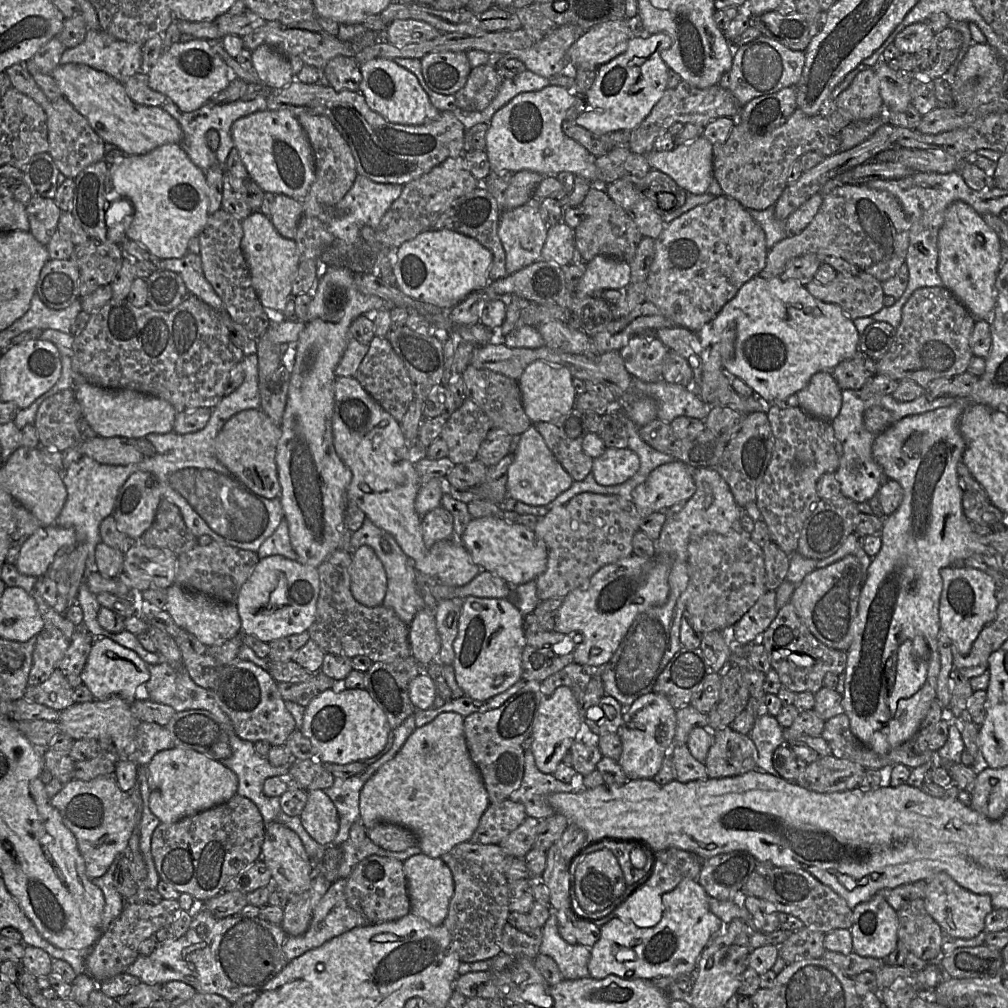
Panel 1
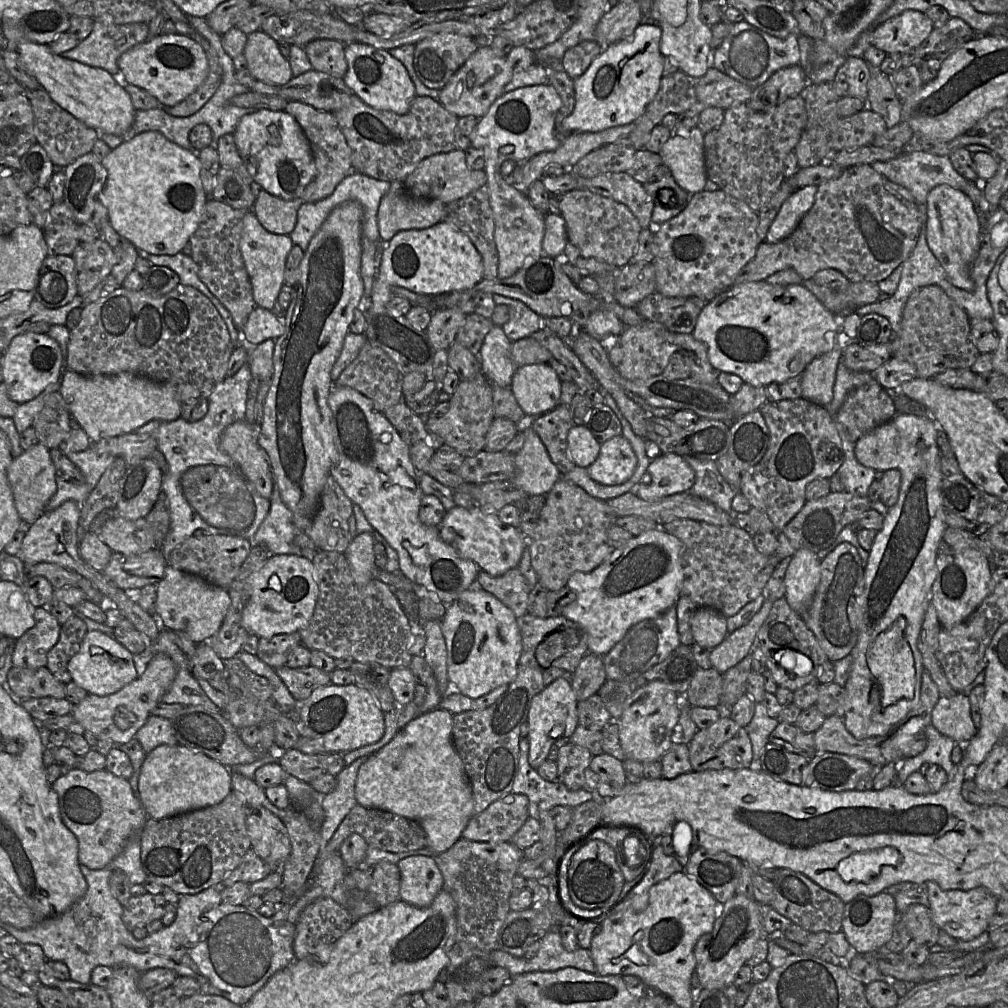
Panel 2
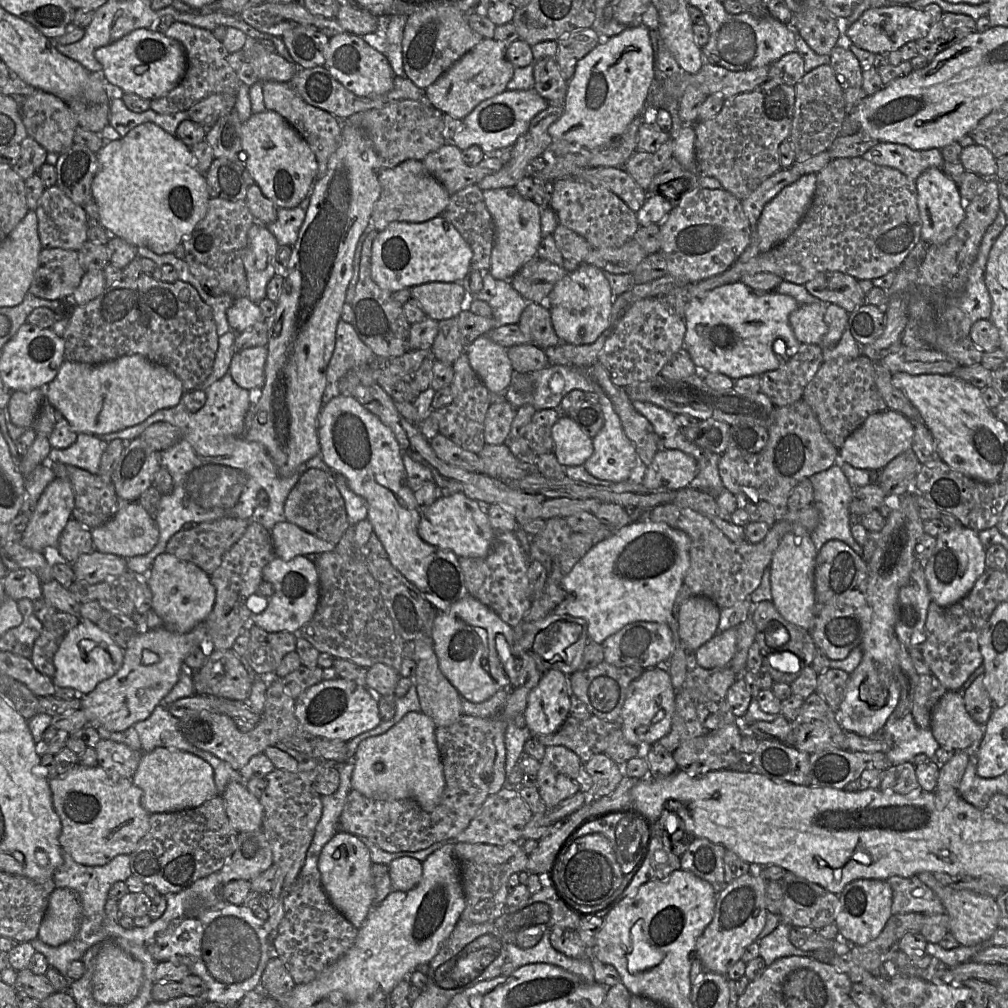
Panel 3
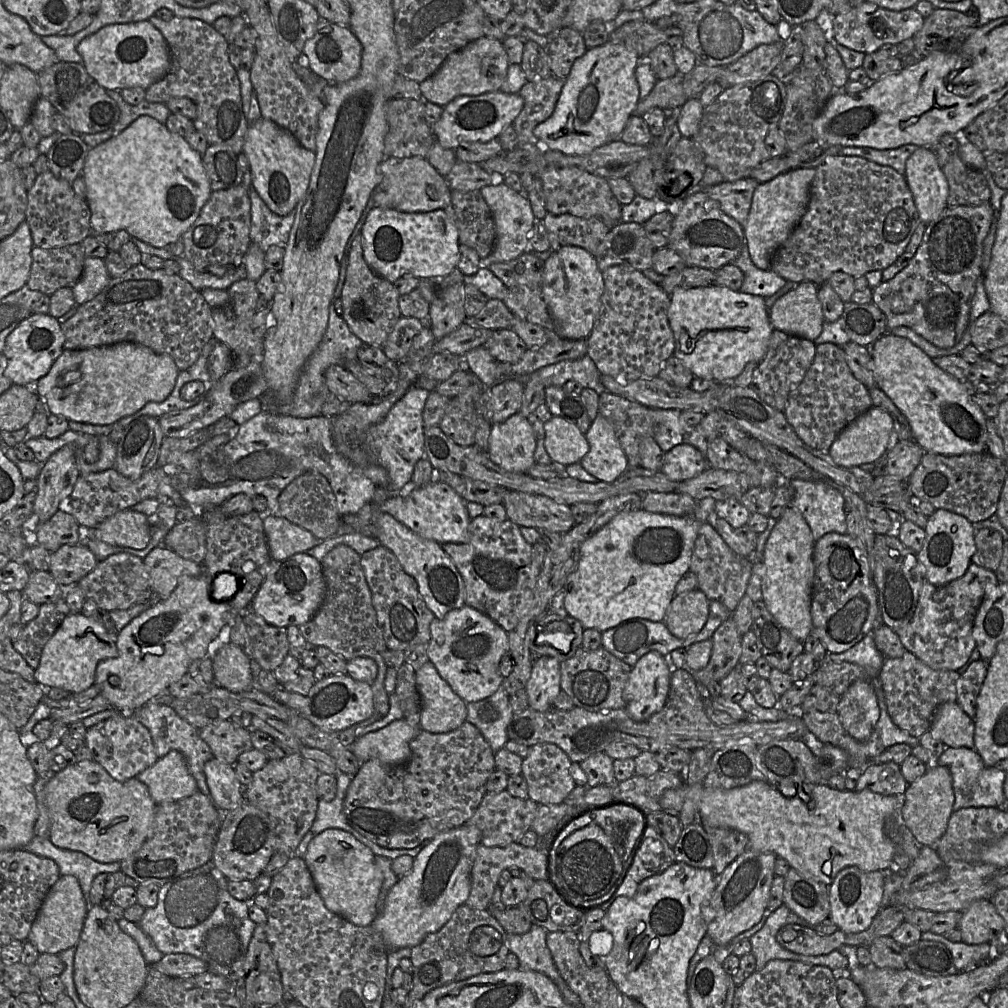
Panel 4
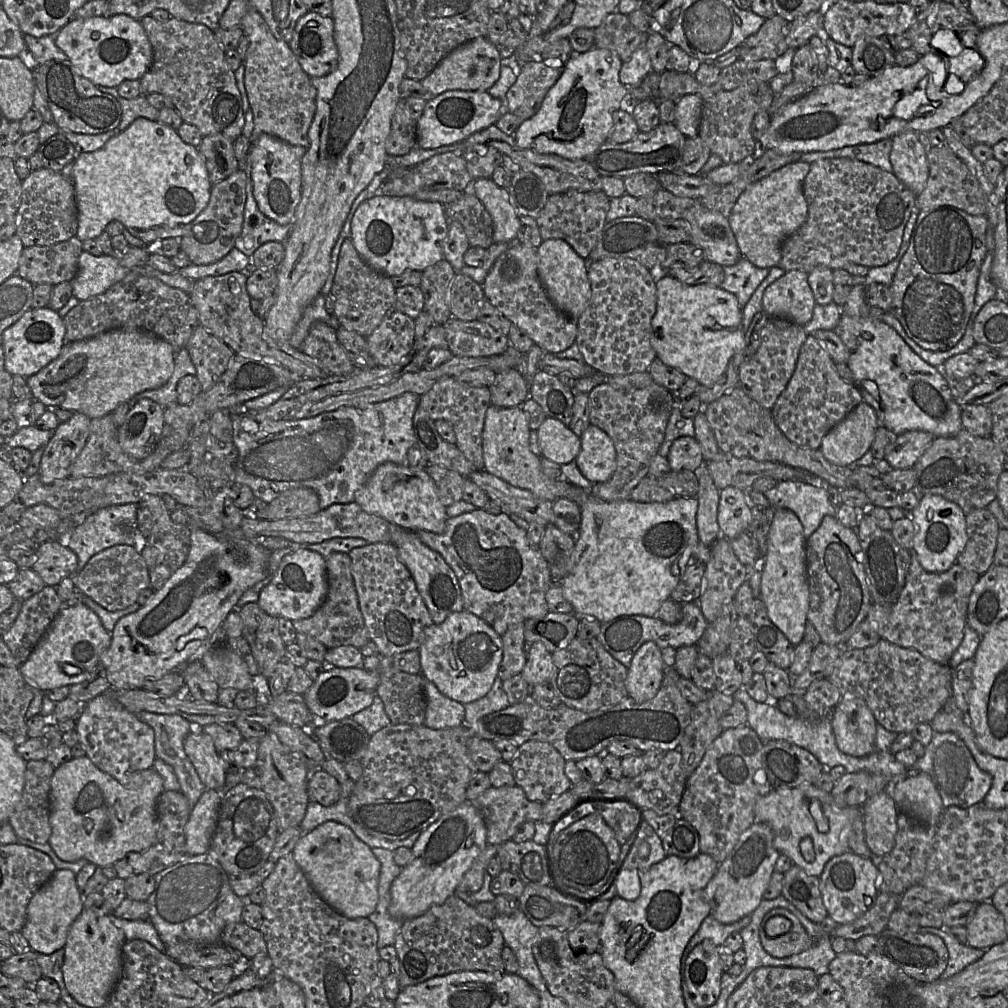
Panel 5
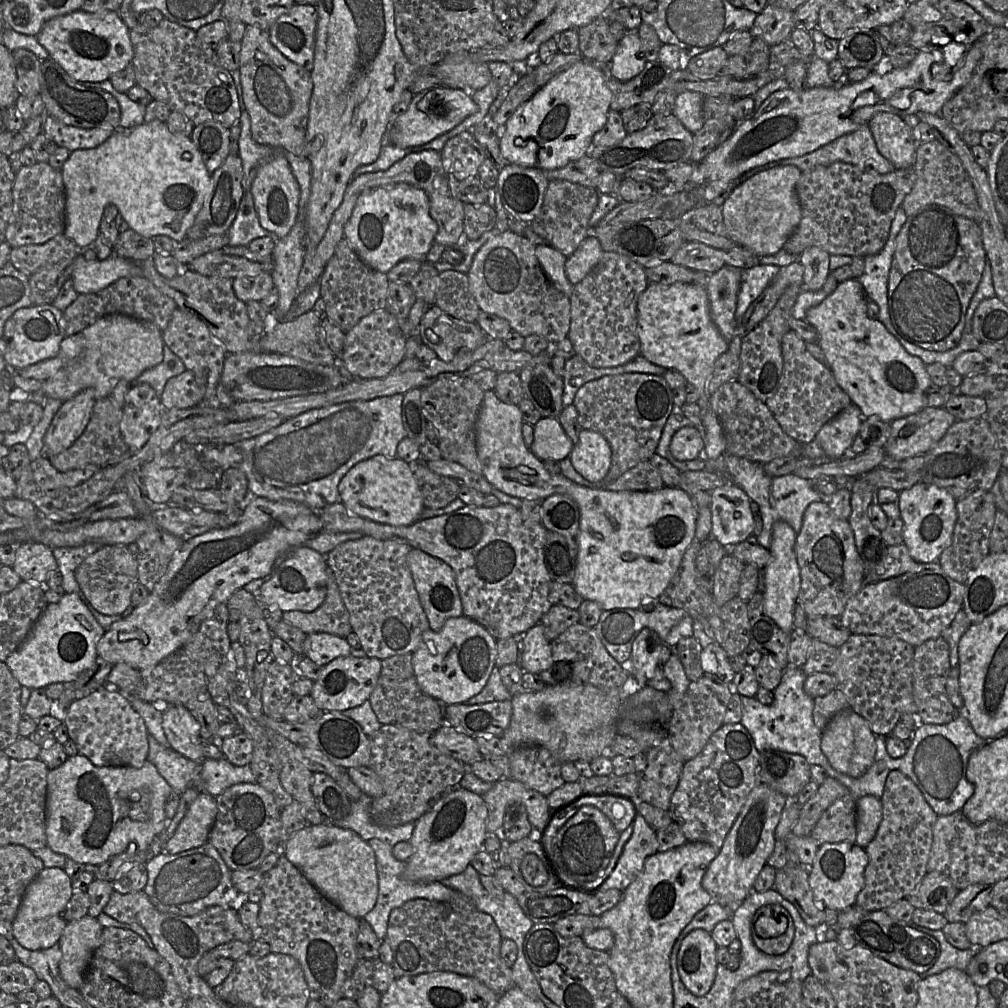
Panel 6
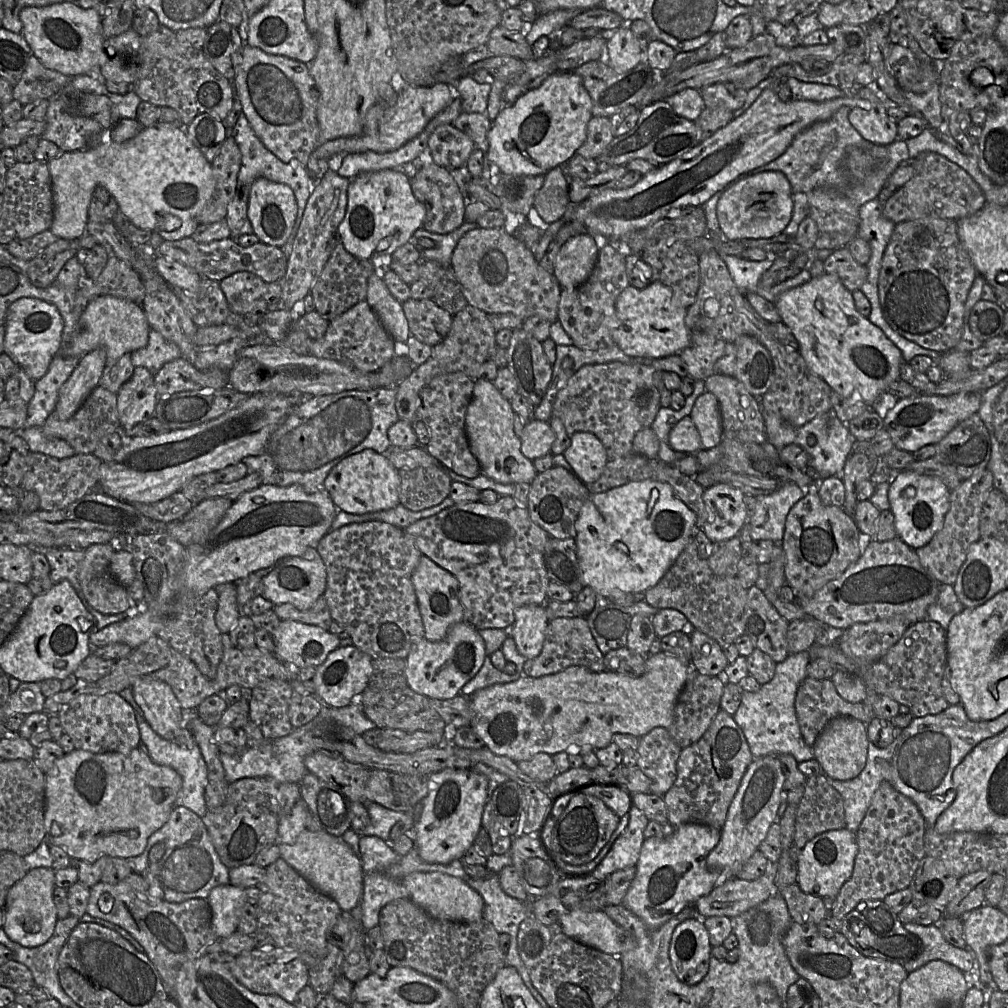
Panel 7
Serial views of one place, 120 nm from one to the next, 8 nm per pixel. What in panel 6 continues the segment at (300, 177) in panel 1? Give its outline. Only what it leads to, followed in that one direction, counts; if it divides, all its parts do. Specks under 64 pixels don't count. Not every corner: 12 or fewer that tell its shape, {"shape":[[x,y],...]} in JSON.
{"shape":[[284,154],[258,168],[252,195],[277,238],[296,222],[300,187]]}

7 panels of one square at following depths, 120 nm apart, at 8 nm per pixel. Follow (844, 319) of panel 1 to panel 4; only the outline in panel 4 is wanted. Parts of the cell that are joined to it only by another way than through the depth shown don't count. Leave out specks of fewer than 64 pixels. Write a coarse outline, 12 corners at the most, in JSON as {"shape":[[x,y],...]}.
{"shape":[[677,288],[674,354],[695,377],[732,381],[774,330],[762,296]]}

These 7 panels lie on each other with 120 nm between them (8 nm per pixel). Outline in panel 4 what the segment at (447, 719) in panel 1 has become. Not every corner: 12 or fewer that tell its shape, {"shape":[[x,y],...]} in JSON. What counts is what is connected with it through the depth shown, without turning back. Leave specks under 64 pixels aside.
{"shape":[[403,718],[357,739],[360,763],[376,758],[390,766],[409,760],[420,730]]}

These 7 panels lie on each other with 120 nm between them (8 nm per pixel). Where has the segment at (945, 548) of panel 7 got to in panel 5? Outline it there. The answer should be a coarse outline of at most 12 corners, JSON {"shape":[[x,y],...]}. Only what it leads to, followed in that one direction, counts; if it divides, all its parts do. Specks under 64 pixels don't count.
{"shape":[[988,508],[965,517],[956,563],[982,575],[994,565],[1000,526]]}

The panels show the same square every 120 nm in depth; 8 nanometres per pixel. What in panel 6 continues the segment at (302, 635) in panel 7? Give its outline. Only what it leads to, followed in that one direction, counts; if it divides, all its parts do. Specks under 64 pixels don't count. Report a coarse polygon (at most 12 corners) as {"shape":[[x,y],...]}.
{"shape":[[307,635],[303,655],[323,667],[351,655],[345,638]]}

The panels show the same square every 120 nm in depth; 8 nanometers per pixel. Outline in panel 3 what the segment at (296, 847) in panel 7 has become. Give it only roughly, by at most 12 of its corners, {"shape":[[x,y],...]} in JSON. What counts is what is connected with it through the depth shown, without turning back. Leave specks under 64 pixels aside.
{"shape":[[339,831],[321,850],[320,884],[356,929],[374,906],[372,861]]}

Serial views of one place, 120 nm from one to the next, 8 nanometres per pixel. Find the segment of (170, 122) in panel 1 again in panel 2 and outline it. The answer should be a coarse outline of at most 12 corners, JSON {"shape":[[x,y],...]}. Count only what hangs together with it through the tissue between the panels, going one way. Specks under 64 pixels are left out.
{"shape":[[22,42],[16,52],[60,107],[125,136],[136,109],[102,68]]}

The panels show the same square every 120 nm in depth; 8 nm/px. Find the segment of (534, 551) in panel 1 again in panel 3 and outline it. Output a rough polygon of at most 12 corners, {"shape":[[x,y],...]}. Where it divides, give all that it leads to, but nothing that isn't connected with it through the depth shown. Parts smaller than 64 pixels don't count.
{"shape":[[459,492],[420,514],[418,534],[458,557],[483,558],[495,529]]}

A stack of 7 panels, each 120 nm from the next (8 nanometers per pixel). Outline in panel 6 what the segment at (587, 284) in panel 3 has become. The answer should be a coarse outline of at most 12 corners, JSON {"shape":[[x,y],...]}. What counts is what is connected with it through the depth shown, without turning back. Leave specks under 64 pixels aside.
{"shape":[[549,244],[536,246],[548,280],[570,296],[574,285],[565,272],[567,257]]}

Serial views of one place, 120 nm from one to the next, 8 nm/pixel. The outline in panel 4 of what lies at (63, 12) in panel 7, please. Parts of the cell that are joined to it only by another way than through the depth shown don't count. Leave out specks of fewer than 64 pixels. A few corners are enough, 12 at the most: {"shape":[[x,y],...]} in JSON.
{"shape":[[148,20],[107,25],[77,51],[105,89],[146,90],[170,68]]}

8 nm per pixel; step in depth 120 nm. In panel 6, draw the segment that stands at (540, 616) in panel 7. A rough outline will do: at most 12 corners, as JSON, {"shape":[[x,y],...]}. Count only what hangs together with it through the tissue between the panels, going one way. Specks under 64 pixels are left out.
{"shape":[[537,623],[522,635],[520,667],[538,675],[551,665],[551,645]]}

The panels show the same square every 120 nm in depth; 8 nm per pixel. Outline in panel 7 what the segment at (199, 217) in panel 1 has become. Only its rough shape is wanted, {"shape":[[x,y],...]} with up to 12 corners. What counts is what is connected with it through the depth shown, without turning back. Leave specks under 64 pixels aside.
{"shape":[[183,127],[48,163],[50,231],[79,239],[104,187],[138,228],[190,237],[212,164]]}

